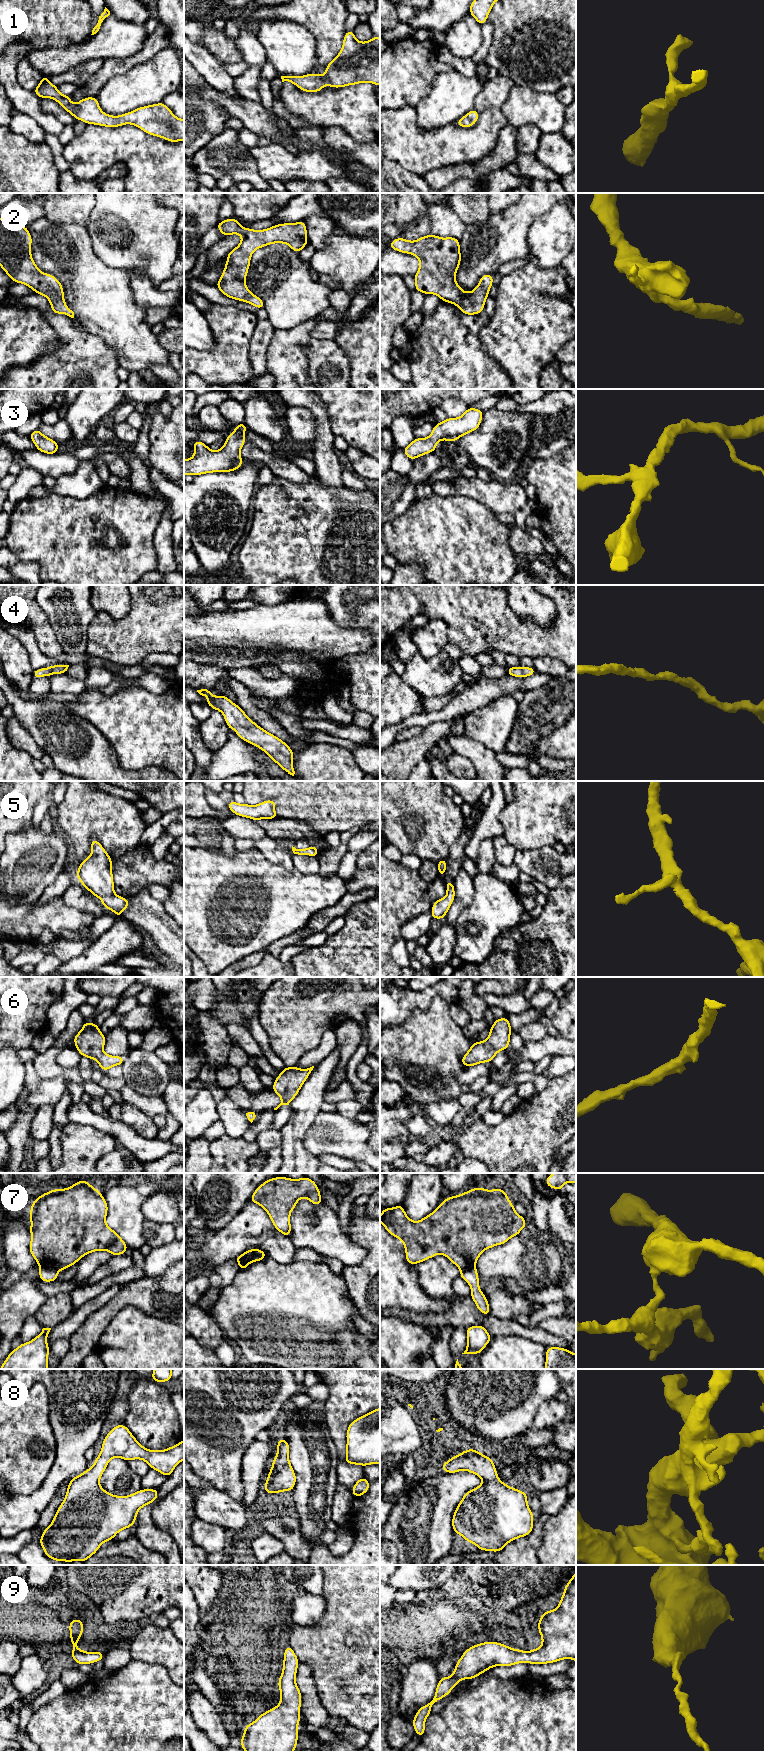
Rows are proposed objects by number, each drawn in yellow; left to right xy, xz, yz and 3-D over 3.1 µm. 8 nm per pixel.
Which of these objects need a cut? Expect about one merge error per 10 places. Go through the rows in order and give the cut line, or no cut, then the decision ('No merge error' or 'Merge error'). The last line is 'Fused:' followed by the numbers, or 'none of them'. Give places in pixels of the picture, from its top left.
1: No split. No merge error
2: No split. No merge error
3: No split. No merge error
4: No split. No merge error
5: No split. No merge error
6: No split. No merge error
7: Split along xy (40, 1265), (53, 1267), (57, 1271). Merge error
8: No split. No merge error
9: No split. No merge error
Fused: 7

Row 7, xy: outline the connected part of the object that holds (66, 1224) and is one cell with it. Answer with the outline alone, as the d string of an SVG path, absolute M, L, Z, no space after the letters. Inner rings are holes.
M86 1180L65 1189L53 1189L31 1204L31 1242L29 1251L39 1266L61 1271L76 1264L85 1255L105 1250L113 1256L124 1254L128 1246L106 1224L108 1204L103 1195Z

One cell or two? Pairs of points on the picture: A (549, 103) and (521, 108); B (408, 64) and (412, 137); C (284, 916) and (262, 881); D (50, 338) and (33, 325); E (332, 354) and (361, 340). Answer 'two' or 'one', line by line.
A: one
B: two
C: one
D: one
E: two

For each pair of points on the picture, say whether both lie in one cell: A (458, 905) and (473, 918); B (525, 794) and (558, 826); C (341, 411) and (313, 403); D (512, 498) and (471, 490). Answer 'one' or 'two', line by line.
A: two
B: one
C: two
D: one

